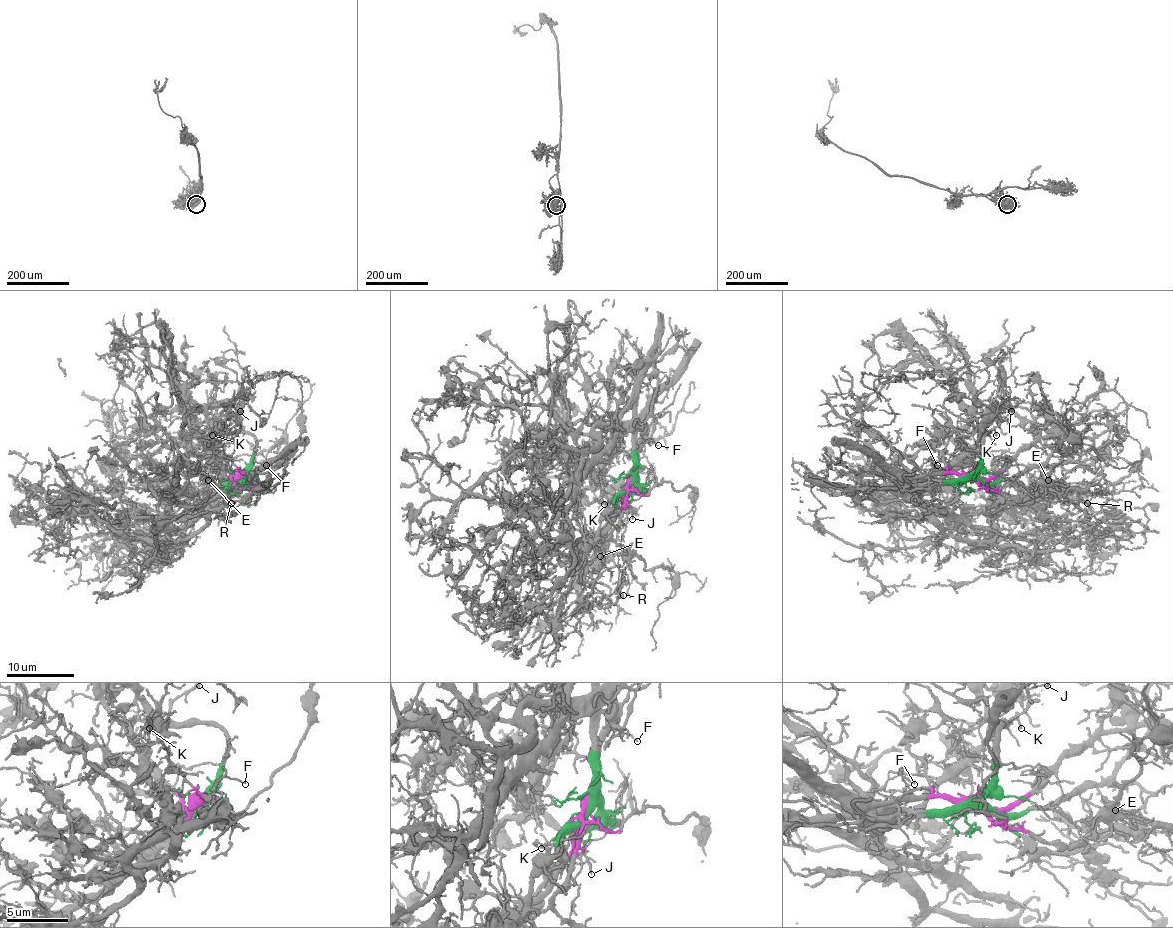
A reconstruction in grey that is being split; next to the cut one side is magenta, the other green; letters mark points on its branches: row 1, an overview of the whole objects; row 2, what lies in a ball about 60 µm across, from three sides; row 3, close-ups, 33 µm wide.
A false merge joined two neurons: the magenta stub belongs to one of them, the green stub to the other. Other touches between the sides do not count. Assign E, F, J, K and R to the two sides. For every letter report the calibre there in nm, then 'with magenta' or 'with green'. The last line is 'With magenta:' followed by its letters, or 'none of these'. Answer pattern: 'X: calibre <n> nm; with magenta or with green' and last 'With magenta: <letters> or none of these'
E: calibre 120 nm; with magenta
F: calibre 120 nm; with magenta
J: calibre 120 nm; with green
K: calibre 140 nm; with green
R: calibre 150 nm; with green
With magenta: E, F

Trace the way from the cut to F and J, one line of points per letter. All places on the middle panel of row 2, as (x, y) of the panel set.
F: (629, 481), (634, 447), (645, 439), (658, 446)
J: (629, 481), (648, 490), (621, 495), (616, 500), (619, 508), (631, 512), (633, 518)

